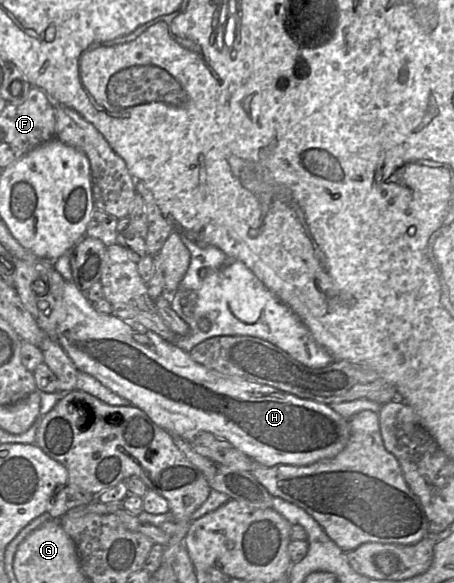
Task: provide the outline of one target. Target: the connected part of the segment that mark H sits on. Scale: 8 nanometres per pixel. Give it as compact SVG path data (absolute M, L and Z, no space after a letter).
M65 281L63 301L66 317L57 327L57 342L79 372L91 375L127 399L173 437L189 441L200 432L208 432L228 441L255 463L266 467L280 464L307 466L335 457L347 445L350 435L348 420L329 405L206 368L192 360L188 352L140 324L131 324L113 314L98 312L87 298L86 291L80 291L74 282Z

